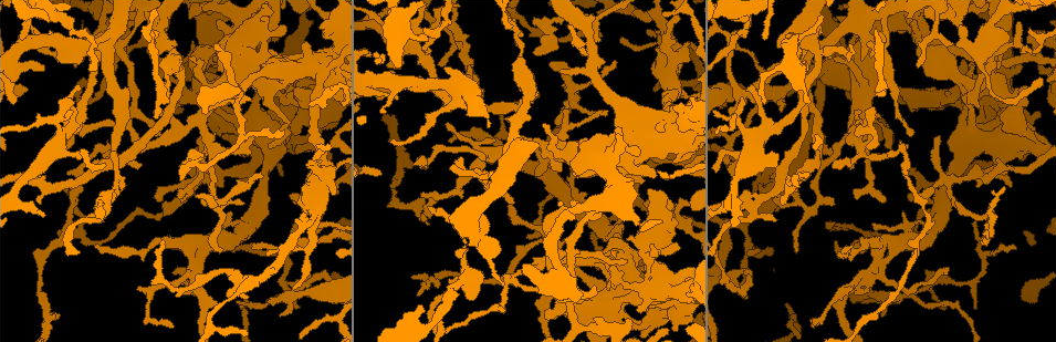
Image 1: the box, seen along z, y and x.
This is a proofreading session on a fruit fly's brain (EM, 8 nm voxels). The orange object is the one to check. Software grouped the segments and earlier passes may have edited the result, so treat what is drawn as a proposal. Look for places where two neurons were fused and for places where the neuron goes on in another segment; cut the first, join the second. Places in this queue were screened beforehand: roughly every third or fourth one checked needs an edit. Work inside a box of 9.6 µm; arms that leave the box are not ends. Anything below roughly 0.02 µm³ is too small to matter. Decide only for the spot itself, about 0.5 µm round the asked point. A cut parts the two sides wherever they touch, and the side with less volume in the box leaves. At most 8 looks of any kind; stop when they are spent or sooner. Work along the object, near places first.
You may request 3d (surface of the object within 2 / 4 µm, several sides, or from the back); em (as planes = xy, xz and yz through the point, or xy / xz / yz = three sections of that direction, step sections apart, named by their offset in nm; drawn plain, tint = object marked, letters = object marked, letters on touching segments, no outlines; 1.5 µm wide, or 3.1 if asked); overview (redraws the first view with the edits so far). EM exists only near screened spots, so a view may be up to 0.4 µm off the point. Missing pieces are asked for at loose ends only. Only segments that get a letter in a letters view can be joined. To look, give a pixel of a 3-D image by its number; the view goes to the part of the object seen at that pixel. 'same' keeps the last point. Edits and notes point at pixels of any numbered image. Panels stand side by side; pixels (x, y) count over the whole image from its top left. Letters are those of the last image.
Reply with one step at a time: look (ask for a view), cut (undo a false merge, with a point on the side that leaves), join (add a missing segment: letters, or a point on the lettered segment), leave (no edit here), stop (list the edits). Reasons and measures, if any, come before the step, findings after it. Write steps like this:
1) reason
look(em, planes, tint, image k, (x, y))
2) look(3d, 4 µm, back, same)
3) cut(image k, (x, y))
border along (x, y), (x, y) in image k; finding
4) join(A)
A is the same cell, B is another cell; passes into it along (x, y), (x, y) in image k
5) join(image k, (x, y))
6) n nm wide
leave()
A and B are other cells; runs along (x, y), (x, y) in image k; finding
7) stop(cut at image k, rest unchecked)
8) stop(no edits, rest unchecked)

branch stops here
look(em, yz, step 4, letters, image 1, (79, 88))

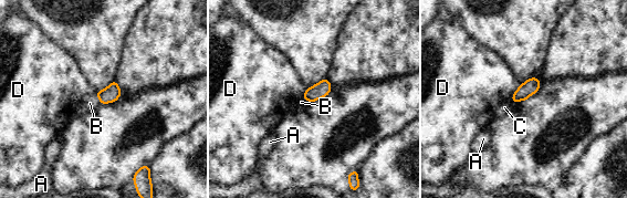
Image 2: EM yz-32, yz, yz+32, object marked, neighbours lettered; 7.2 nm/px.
leave()
A, B, C and D are other cells; none of them fits

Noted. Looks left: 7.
thin end
look(em, planes, letters, image 1, (533, 22))

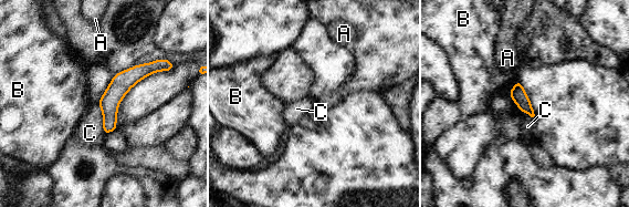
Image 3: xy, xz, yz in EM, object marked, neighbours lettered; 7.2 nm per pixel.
leave()
A, B and C are other cells; border along (97, 103), (105, 133) in image 3; none of them fits

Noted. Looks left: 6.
tapers out
look(em, planes, letters, image 1, (616, 65))

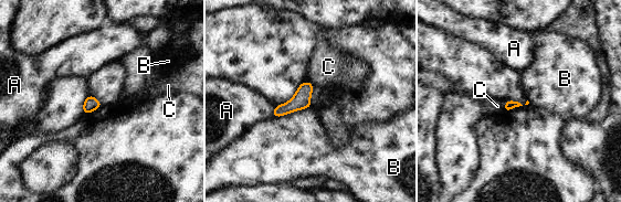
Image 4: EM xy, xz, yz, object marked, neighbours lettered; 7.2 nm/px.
leave()
A, B and C are other cells; border along (312, 106), (273, 117) in image 4; none of them fits

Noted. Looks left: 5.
stop(no edits, rest unchecked)

